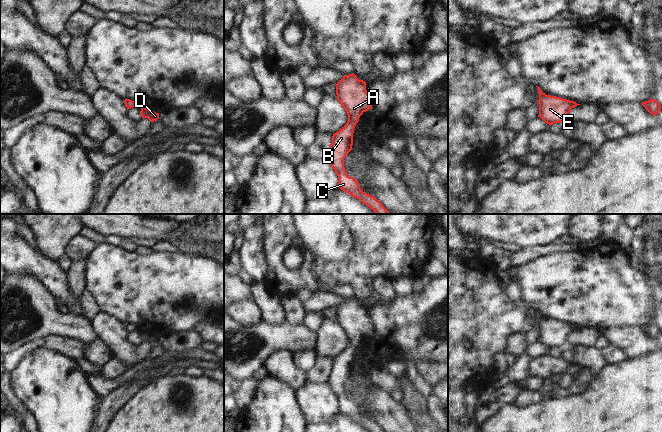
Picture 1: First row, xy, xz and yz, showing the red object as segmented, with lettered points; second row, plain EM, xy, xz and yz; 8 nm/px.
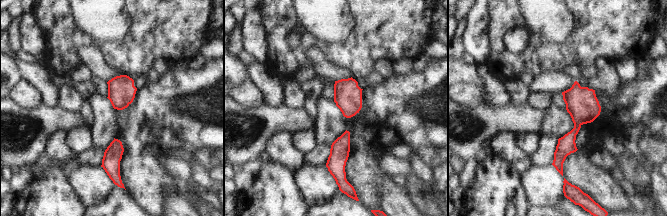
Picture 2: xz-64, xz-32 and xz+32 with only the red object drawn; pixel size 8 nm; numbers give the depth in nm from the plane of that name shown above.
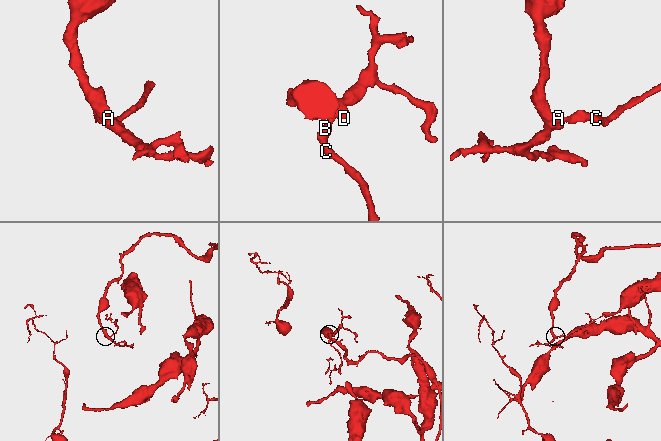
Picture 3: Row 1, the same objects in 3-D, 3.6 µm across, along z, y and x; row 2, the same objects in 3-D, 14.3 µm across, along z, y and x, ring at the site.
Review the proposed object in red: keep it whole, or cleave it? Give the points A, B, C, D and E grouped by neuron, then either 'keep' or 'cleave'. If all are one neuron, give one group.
A B C D E | keep

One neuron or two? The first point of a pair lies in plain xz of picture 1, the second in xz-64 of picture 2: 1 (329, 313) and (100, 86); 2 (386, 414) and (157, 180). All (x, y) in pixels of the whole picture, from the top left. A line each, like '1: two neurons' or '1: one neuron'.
1: one neuron
2: two neurons

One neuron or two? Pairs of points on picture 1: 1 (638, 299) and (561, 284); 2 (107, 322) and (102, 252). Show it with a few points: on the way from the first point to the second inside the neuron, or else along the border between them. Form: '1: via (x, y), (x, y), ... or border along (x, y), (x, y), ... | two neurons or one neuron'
1: via (619, 295), (602, 290), (580, 288) | one neuron
2: border along (99, 311), (111, 315), (123, 324) | two neurons

